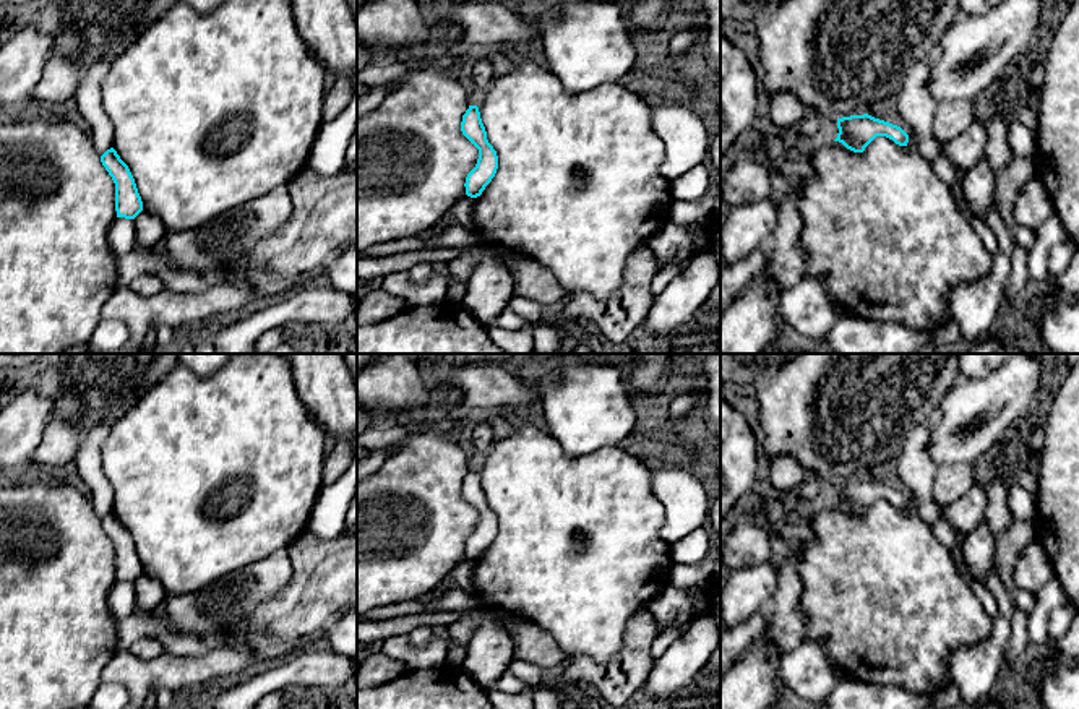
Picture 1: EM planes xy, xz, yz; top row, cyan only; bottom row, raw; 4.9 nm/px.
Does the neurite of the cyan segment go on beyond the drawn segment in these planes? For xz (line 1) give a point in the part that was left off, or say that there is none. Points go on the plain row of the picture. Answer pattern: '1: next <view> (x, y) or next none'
1: next none

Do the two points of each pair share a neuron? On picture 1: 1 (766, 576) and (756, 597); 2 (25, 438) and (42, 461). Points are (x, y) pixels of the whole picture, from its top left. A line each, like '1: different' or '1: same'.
1: same
2: different

